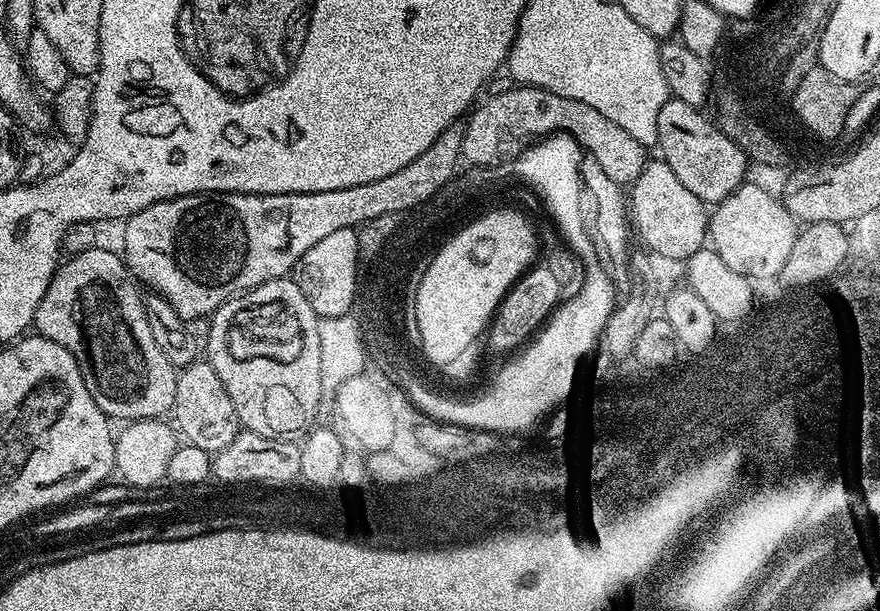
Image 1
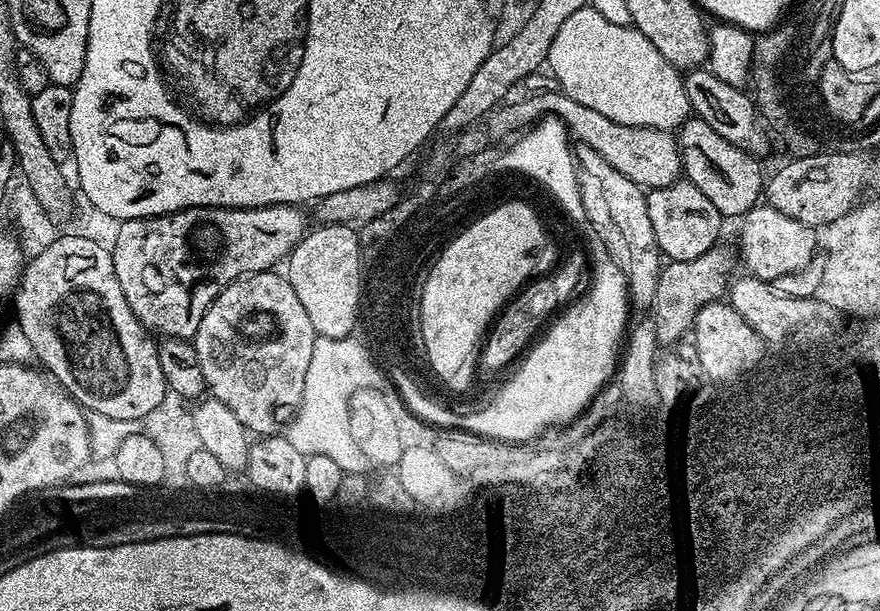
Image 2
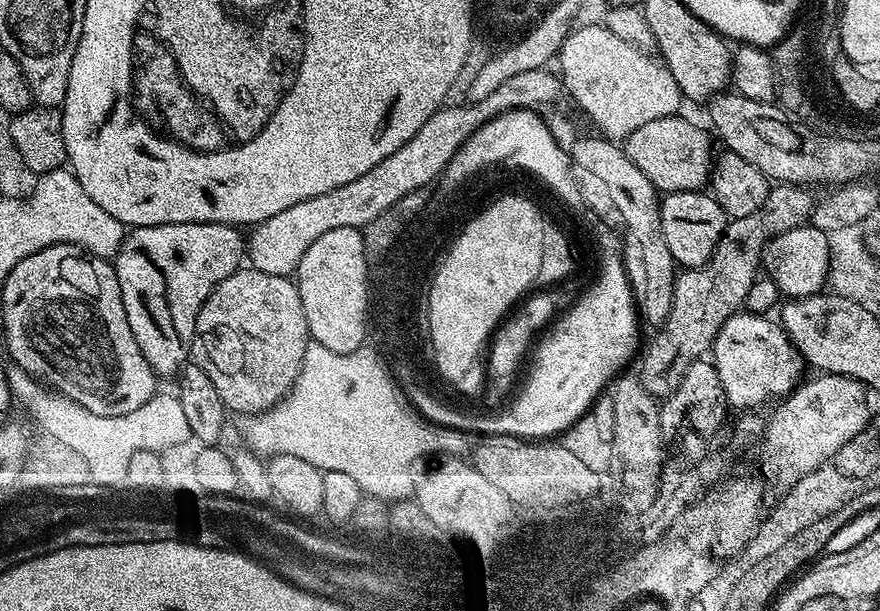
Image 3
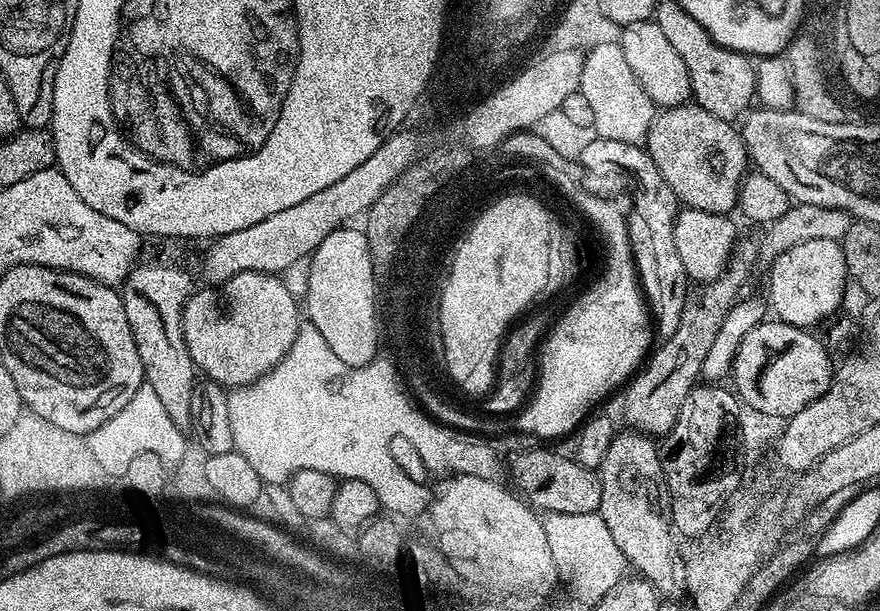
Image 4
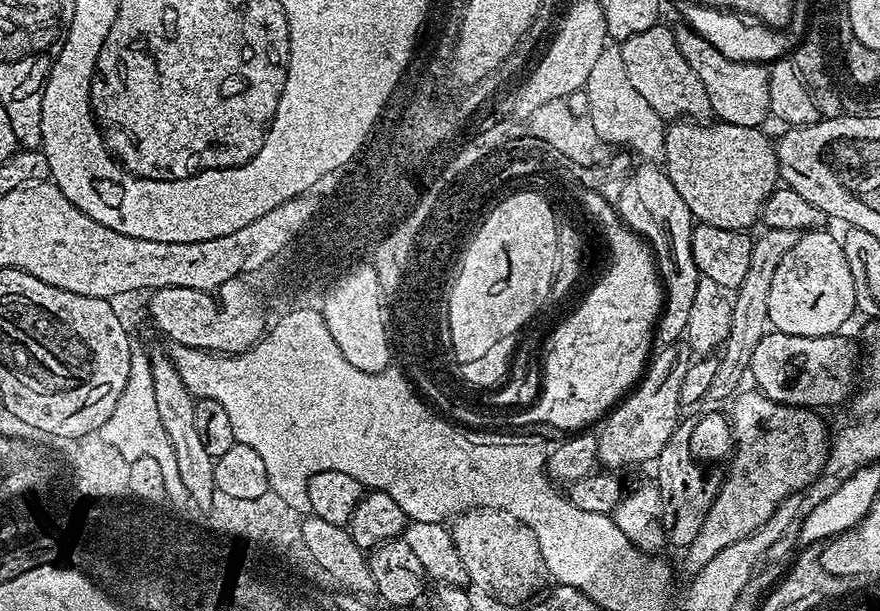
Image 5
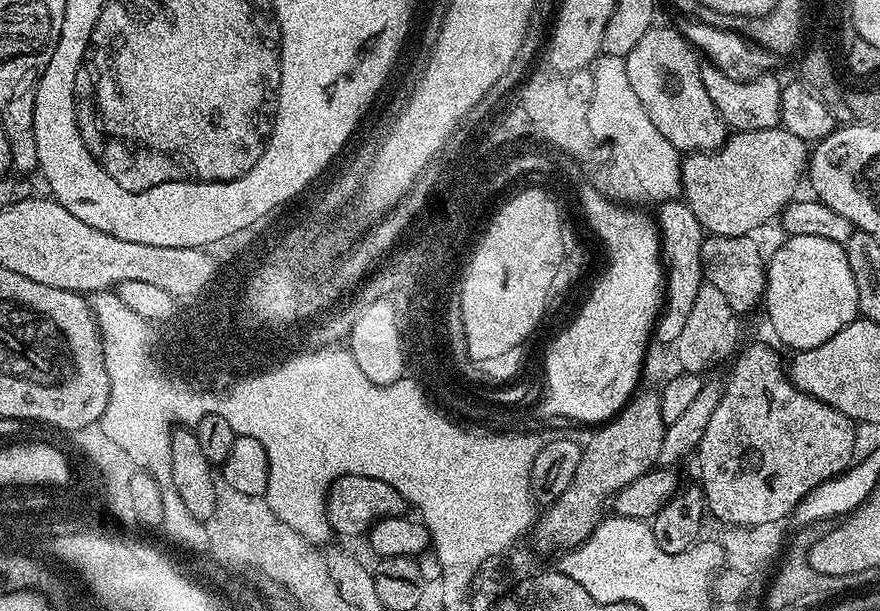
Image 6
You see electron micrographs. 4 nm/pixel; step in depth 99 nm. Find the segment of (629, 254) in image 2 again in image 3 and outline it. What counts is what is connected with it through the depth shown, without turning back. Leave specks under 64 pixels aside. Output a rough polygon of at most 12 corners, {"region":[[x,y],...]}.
{"region":[[577,135],[571,163],[600,177],[622,228],[640,244],[639,319],[659,330],[676,259],[662,238],[656,187],[623,147]]}

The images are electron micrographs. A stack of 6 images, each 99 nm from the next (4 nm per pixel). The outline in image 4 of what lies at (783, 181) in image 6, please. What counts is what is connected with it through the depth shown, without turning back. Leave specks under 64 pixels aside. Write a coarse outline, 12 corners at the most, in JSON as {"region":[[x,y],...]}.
{"region":[[666,108],[646,147],[683,207],[725,214],[749,171],[729,121]]}

